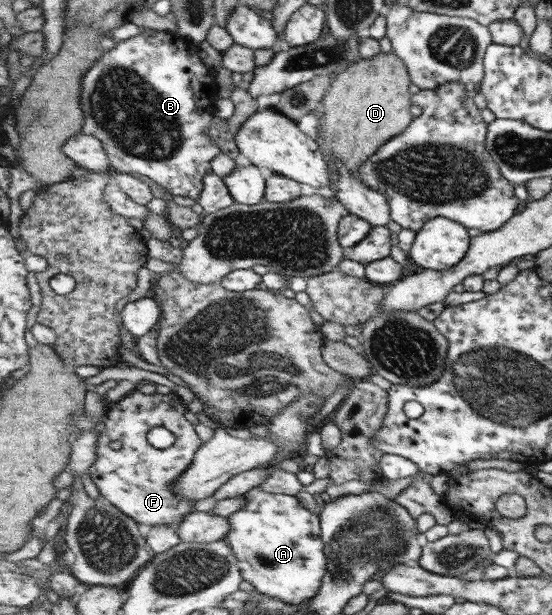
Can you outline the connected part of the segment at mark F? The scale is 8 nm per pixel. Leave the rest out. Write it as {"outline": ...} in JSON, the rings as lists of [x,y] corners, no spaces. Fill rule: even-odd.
{"outline":[[[136,390],[129,396],[120,397],[120,400],[107,411],[102,422],[99,443],[97,443],[97,461],[85,472],[92,477],[95,485],[99,488],[100,495],[139,524],[150,527],[169,525],[174,531],[177,531],[179,525],[183,523],[183,519],[193,513],[195,499],[176,495],[172,490],[172,485],[185,470],[191,467],[193,459],[204,445],[203,441],[199,439],[199,435],[195,433],[193,423],[189,423],[189,419],[185,419],[186,411],[188,409],[181,401],[181,397],[174,394],[174,392],[168,395],[159,395],[159,393],[148,395]],[[153,427],[165,427],[172,431],[177,437],[175,445],[171,445],[169,449],[153,447],[147,439],[147,434]],[[113,441],[119,441],[121,449],[118,451],[111,449],[111,442]]]}

